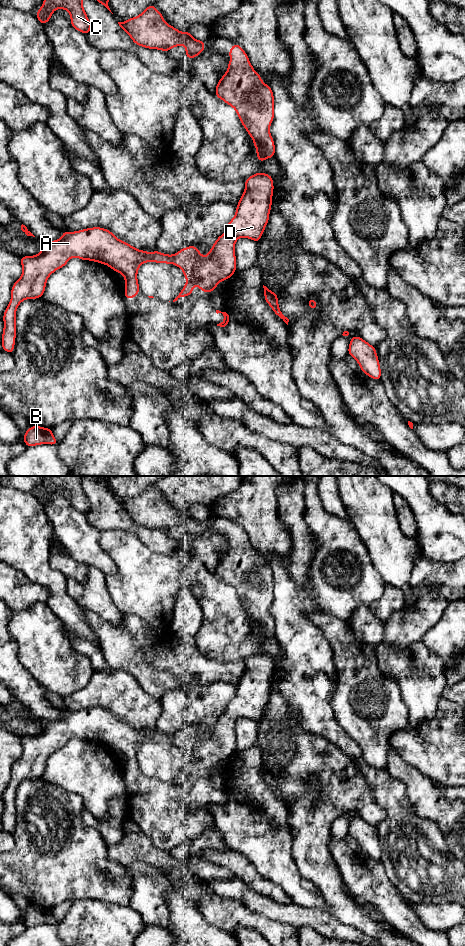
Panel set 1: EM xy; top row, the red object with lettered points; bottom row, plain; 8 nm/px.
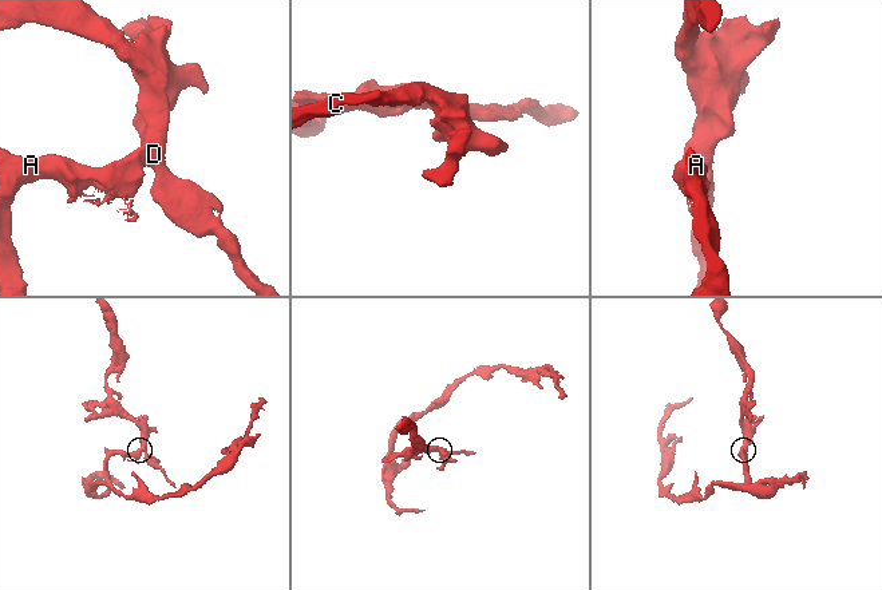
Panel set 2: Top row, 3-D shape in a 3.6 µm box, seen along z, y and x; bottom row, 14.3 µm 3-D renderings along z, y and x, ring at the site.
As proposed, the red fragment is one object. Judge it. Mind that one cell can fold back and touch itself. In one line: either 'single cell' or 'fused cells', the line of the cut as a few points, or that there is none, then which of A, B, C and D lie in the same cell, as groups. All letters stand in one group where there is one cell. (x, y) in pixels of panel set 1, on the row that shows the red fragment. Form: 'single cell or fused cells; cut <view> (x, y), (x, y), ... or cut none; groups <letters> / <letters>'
single cell; cut none; groups A B C D

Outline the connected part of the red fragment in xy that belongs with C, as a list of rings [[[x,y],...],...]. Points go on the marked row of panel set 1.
[[[44,0],[35,16],[44,25],[51,19],[56,9],[64,9],[69,12],[71,25],[77,31],[86,35],[91,31],[91,23],[83,9],[83,0]]]

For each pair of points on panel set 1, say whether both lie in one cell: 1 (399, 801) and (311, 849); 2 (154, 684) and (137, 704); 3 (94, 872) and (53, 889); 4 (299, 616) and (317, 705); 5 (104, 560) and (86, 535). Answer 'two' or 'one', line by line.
1: two
2: two
3: one
4: one
5: one

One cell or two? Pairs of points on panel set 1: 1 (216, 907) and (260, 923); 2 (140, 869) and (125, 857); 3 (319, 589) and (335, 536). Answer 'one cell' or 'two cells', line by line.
1: one cell
2: two cells
3: one cell

